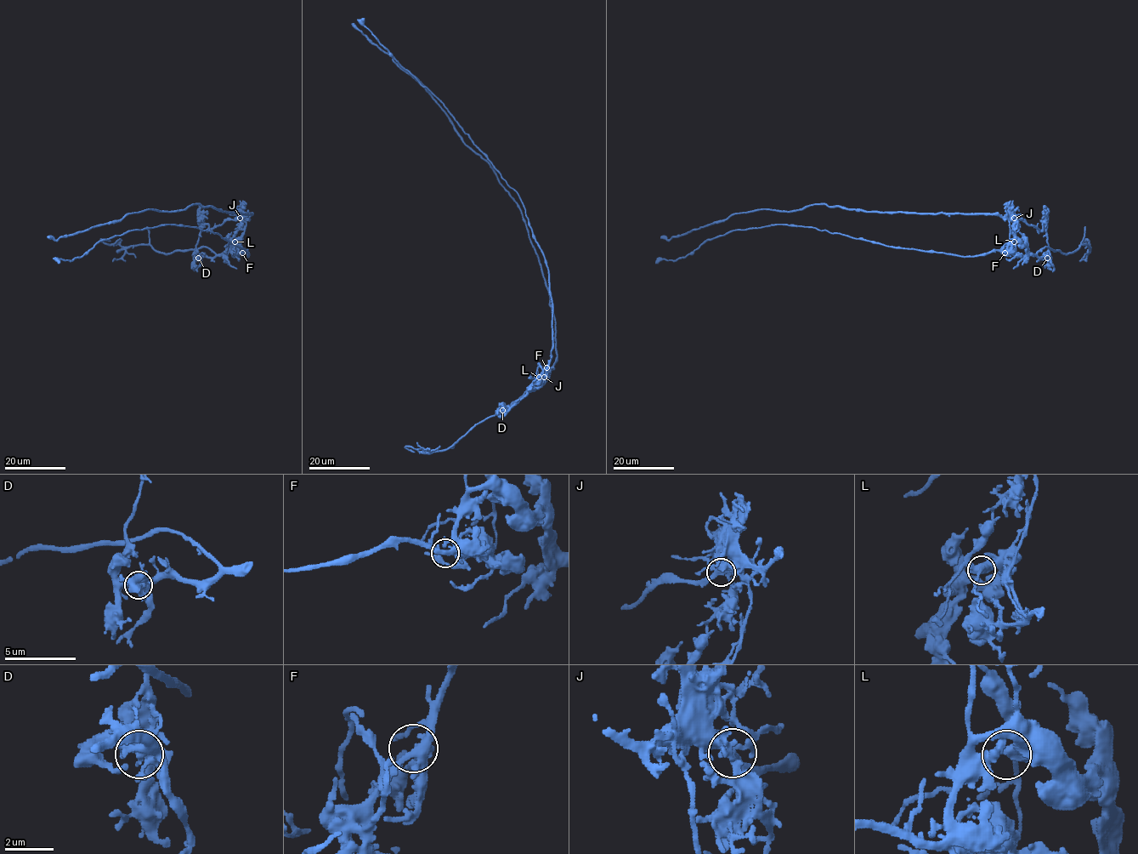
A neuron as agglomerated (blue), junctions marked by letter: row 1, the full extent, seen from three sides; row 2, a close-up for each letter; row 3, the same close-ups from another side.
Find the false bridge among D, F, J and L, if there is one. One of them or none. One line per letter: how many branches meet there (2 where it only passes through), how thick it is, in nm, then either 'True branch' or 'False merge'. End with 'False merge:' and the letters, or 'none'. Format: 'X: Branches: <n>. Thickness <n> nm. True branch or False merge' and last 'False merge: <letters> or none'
D: Branches: 5. Thickness 360 nm. False merge
F: Branches: 4. Thickness 320 nm. True branch
J: Branches: 5. Thickness 360 nm. True branch
L: Branches: 4. Thickness 420 nm. True branch
False merge: D

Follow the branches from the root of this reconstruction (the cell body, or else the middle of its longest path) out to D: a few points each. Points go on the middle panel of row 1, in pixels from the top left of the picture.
D: (547, 372), (546, 378), (538, 387), (531, 389), (506, 412), (503, 411)

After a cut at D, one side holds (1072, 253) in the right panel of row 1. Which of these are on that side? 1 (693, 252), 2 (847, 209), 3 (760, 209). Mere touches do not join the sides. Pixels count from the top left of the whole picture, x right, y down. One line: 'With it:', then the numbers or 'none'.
With it: 1

